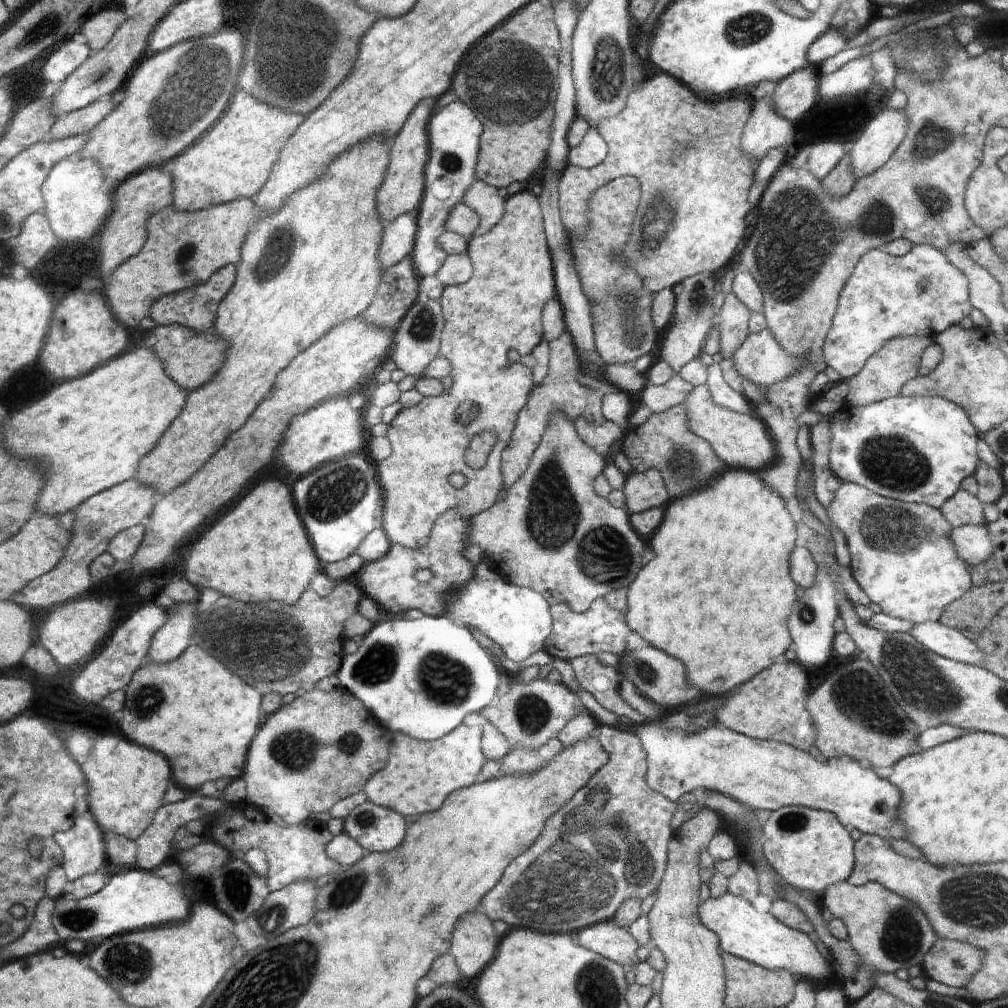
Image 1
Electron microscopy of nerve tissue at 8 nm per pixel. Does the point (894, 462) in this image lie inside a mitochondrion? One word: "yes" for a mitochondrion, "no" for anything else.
yes

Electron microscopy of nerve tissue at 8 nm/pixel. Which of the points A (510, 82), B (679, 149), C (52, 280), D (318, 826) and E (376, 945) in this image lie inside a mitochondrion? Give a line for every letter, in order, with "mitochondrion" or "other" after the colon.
A: mitochondrion
B: mitochondrion
C: other
D: other
E: other

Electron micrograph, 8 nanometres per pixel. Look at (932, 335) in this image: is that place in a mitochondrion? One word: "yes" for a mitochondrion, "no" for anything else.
no

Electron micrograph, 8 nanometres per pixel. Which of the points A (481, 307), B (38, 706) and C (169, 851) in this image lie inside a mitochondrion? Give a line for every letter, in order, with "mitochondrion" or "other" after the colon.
A: other
B: other
C: other

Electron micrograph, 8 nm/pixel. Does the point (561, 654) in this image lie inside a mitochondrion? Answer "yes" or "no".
no

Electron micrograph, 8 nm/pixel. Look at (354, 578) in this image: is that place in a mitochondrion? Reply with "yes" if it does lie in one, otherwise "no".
no

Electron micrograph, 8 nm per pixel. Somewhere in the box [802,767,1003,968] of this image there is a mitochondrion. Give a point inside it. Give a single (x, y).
(901, 939)

